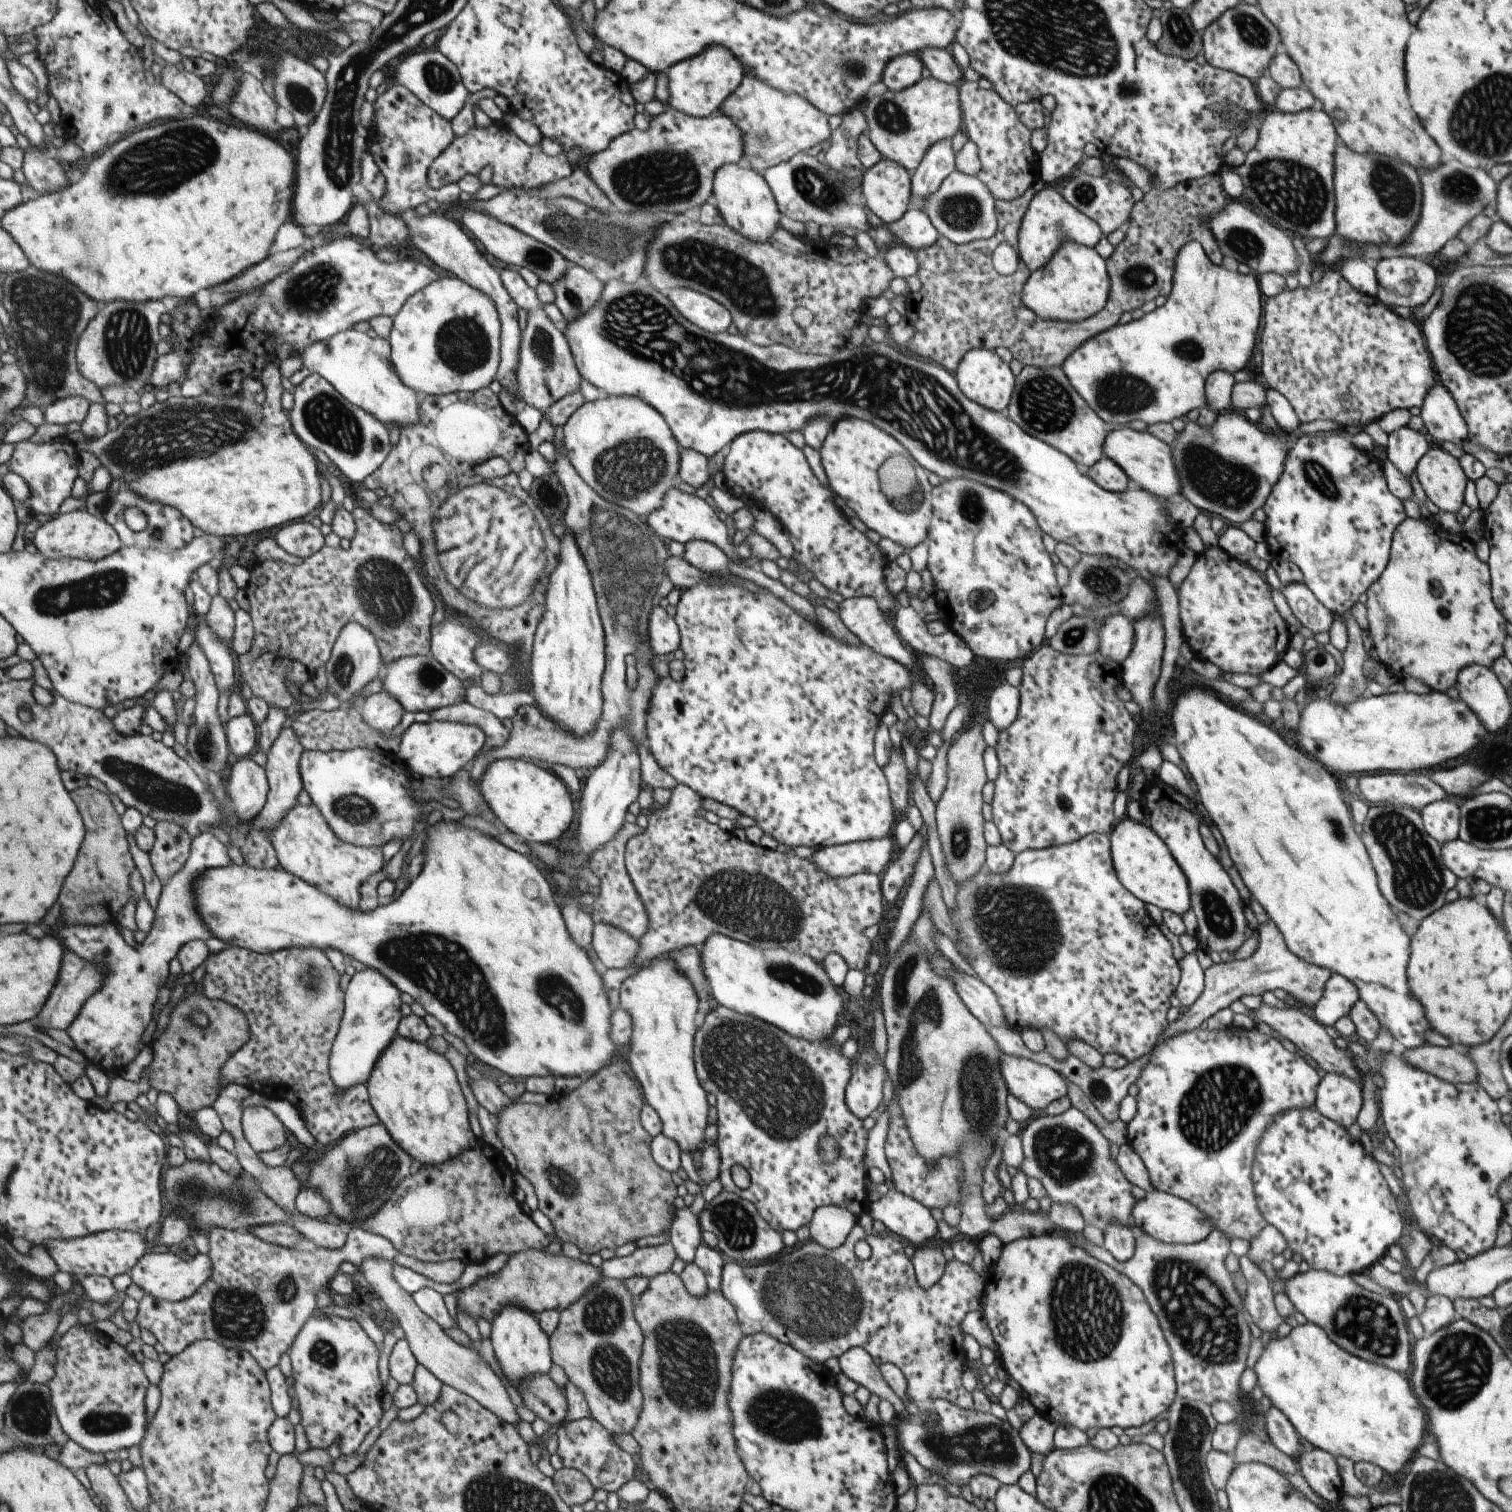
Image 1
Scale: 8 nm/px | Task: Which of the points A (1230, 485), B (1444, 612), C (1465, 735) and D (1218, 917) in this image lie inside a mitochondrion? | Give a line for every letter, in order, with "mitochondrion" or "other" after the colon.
A: mitochondrion
B: other
C: other
D: mitochondrion

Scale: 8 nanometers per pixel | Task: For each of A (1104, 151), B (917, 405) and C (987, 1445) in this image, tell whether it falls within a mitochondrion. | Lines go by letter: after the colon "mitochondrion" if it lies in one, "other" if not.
A: other
B: mitochondrion
C: mitochondrion

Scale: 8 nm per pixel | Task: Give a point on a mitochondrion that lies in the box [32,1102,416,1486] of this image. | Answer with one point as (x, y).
(240, 1317)

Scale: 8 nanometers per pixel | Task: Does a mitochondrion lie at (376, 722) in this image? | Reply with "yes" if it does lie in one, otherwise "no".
no

